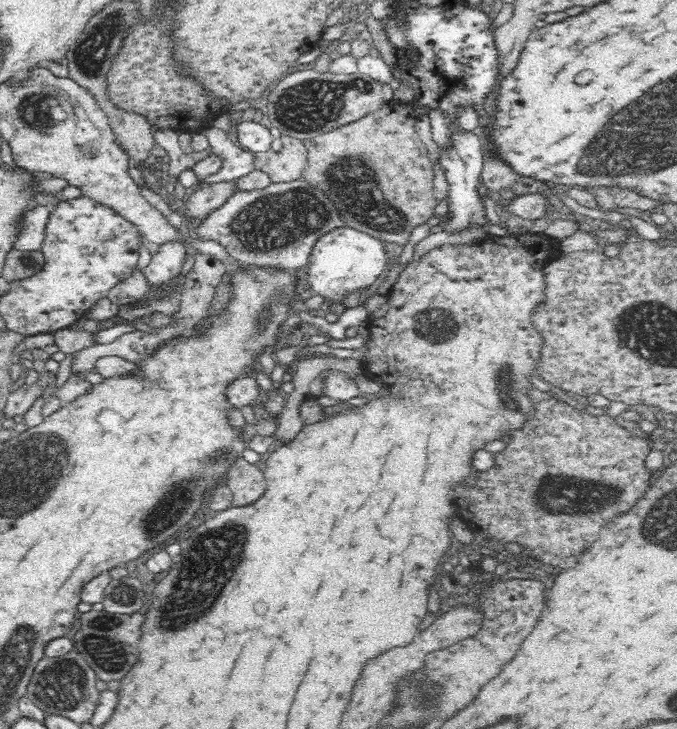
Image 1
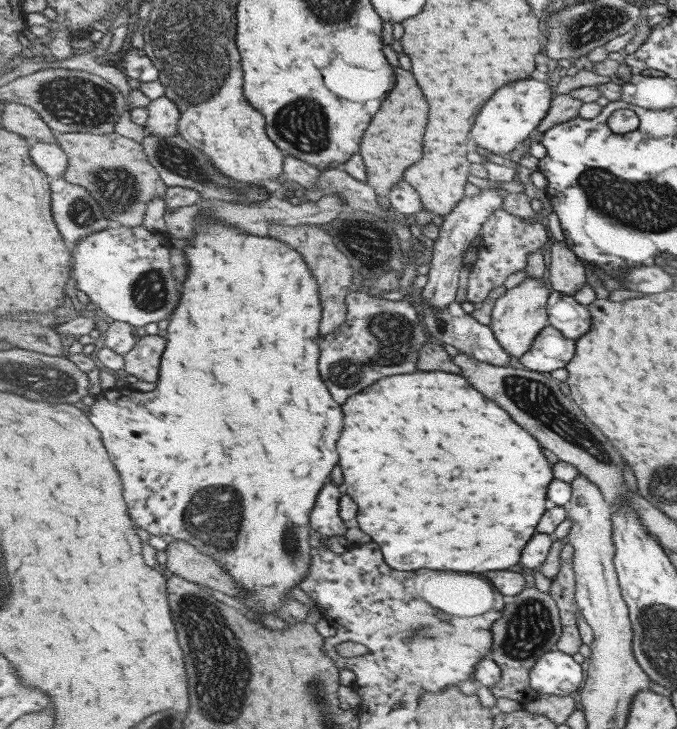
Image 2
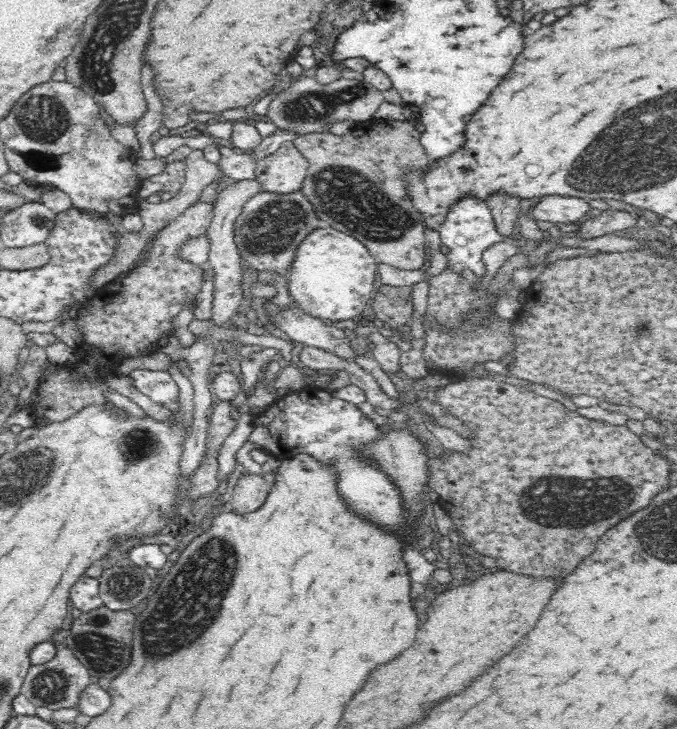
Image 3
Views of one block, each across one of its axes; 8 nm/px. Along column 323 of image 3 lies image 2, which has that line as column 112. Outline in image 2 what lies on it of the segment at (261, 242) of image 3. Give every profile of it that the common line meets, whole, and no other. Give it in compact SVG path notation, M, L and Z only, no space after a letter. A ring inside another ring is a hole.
M63 177L52 178L51 187L53 216L56 219L58 229L71 246L79 244L83 238L87 238L87 236L91 236L95 232L118 226L117 222L105 215L101 203L99 203L97 197L93 197L93 193L87 187L69 182Z

